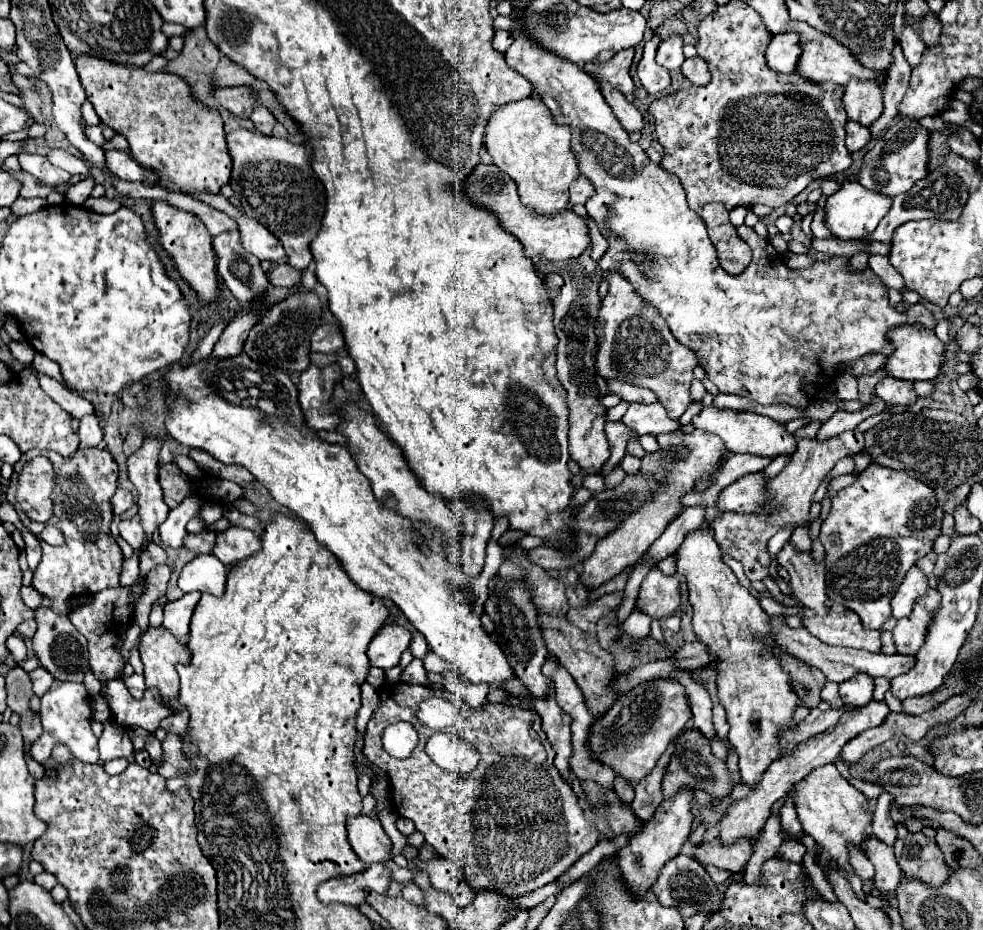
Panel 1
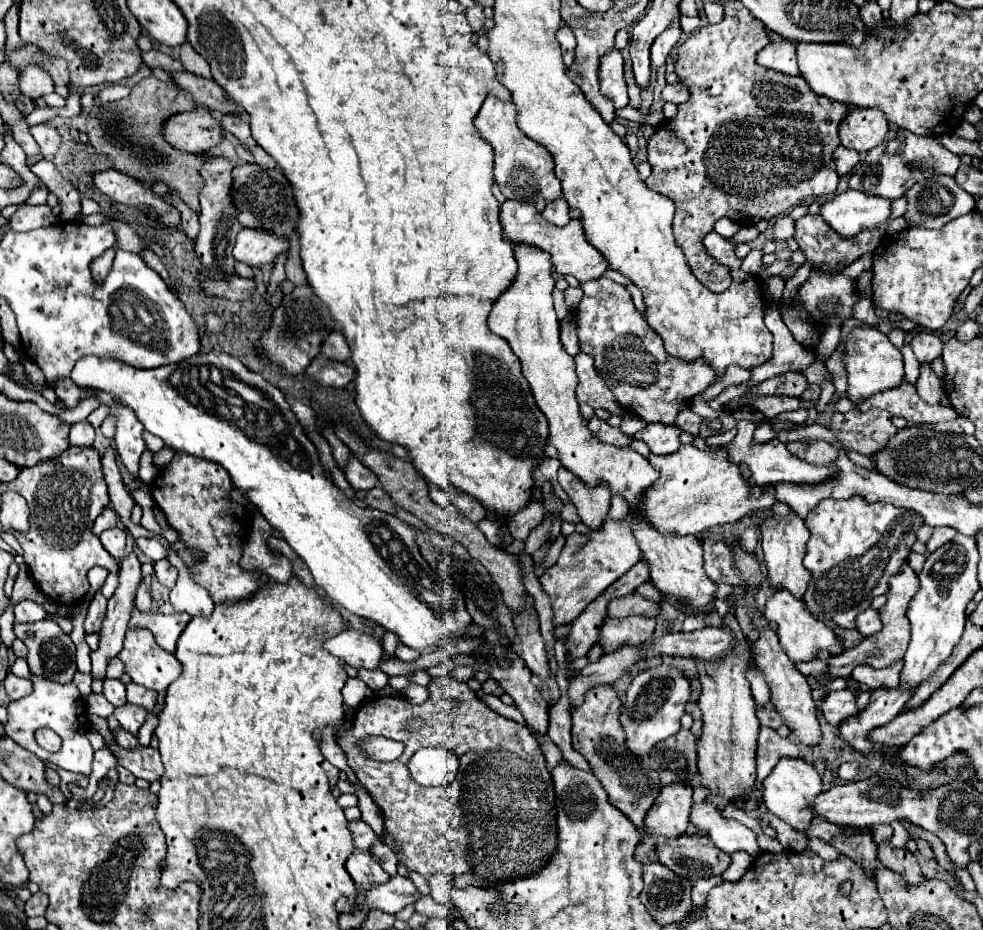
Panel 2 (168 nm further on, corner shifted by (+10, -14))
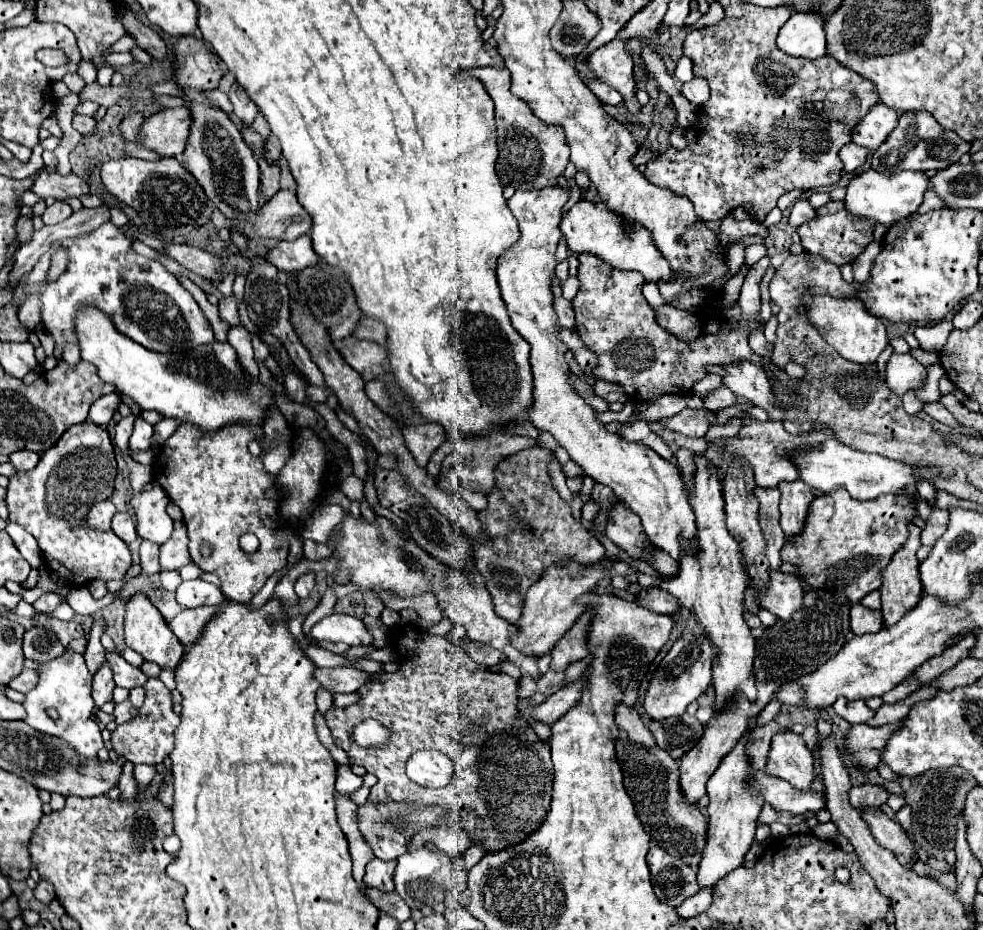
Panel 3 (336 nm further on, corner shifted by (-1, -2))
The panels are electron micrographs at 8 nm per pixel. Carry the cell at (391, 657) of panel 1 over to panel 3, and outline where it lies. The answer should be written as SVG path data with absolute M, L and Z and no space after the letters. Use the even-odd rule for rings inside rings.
M348 614L324 616L318 624L312 626L312 636L316 640L344 642L348 646L370 646L372 644L372 636L368 634L362 620L348 616Z

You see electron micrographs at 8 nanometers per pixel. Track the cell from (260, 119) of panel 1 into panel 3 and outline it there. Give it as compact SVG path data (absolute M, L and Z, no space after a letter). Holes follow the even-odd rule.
M234 82L230 86L230 92L228 92L232 104L234 104L234 114L246 122L246 124L252 124L256 114L258 114L258 106L252 102L252 98L246 94L246 90L242 90L242 86L238 86L238 82Z

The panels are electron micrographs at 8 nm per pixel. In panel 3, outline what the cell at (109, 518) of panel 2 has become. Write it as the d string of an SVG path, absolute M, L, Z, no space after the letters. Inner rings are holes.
M110 500L96 502L90 508L90 514L86 516L86 524L94 530L110 530L110 522L112 522L114 512L116 512L116 506Z

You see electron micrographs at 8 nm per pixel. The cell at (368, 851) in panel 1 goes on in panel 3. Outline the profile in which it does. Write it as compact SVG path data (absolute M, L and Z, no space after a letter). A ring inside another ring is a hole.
M374 858L366 866L366 874L364 874L366 886L378 888L380 892L394 892L394 868L396 868L394 860L384 862Z

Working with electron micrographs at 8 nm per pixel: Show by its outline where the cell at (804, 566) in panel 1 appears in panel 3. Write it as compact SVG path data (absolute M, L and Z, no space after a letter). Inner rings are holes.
M794 480L794 482L780 482L778 484L782 498L780 498L780 526L786 534L786 538L792 538L796 534L802 532L804 528L804 520L806 520L806 512L812 504L812 500L816 496L820 496L820 490L814 490L810 486L806 486L802 480Z

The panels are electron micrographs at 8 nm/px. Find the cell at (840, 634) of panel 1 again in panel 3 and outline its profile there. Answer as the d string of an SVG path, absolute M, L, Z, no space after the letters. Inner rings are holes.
M770 568L770 582L766 598L758 598L758 604L782 620L788 620L798 608L802 608L802 584L796 574L782 574Z

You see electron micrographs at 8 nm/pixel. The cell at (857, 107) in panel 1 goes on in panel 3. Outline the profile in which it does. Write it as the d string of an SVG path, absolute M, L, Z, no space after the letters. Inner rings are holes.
M878 104L854 128L852 140L858 146L868 148L870 152L878 150L882 146L882 142L886 142L886 138L890 136L890 132L894 130L896 124L898 124L898 114L892 108L888 108L886 104Z

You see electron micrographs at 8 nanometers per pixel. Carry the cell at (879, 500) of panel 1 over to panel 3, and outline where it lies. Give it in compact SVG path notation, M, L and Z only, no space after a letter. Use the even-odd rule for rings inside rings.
M832 490L812 502L802 538L784 542L780 556L784 562L796 566L798 574L812 588L840 588L848 600L856 604L868 592L880 588L880 572L908 538L906 524L912 516L916 516L916 508L910 498L894 498L888 494L876 500L858 502L850 498L846 490Z

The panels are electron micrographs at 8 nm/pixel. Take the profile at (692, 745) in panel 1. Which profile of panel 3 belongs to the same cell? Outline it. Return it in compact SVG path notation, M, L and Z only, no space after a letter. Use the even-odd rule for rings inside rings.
M682 714L682 718L664 718L662 722L650 720L650 730L656 738L656 744L668 750L674 760L678 760L700 740L704 726L696 716Z

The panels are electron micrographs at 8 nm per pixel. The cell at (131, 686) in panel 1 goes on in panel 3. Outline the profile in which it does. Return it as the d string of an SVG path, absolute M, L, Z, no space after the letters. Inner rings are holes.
M106 652L106 662L110 662L110 670L114 674L116 686L122 688L134 688L134 686L144 686L146 684L146 674L134 666L130 666L118 652Z

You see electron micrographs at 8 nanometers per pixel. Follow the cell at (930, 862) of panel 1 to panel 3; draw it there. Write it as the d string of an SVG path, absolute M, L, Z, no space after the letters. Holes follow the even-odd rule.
M862 808L860 816L870 826L870 832L872 832L874 840L882 848L894 852L894 856L898 858L898 862L908 864L908 862L916 860L916 846L906 836L906 832L902 830L902 826L898 822L894 822L892 818L888 818L878 808Z

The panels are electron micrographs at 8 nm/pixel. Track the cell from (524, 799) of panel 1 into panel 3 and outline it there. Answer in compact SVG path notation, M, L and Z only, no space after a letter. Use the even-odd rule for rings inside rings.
M394 626L390 628L390 644L398 650L400 668L394 674L378 672L370 674L370 680L356 690L360 700L346 708L332 706L324 718L332 732L334 744L342 748L350 764L364 766L366 772L378 778L378 784L370 790L370 802L388 800L408 800L424 804L446 804L458 812L458 820L448 826L462 826L474 836L474 844L484 844L486 850L502 850L524 840L534 828L542 824L552 800L552 760L550 746L540 742L534 730L524 728L518 716L514 700L518 698L518 682L508 674L492 672L488 666L472 662L456 644L442 636L428 636L428 632L418 630L418 626ZM374 718L382 726L390 728L390 740L380 748L362 748L352 740L352 730L356 724ZM416 750L442 750L452 756L454 774L444 788L420 788L406 776L406 762Z

